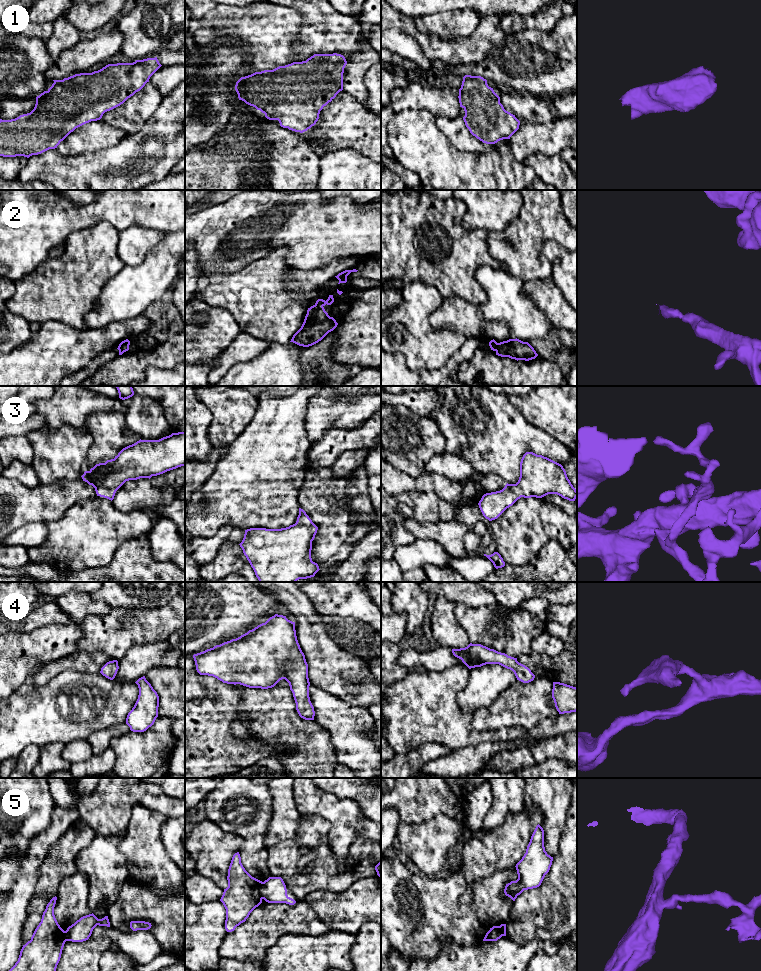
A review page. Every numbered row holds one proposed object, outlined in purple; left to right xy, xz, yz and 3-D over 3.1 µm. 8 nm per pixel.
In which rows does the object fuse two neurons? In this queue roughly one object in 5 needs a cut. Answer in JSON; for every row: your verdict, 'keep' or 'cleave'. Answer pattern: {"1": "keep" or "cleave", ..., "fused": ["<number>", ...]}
{"1": "keep", "2": "keep", "3": "keep", "4": "keep", "5": "cleave", "fused": ["5"]}

